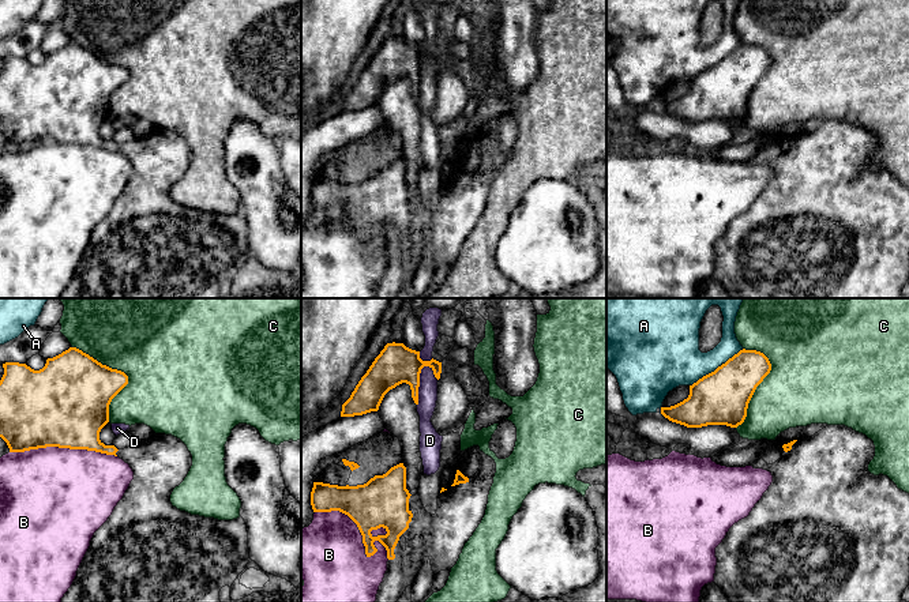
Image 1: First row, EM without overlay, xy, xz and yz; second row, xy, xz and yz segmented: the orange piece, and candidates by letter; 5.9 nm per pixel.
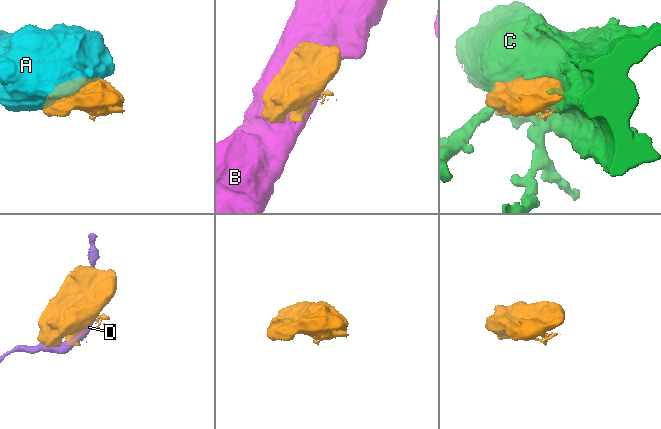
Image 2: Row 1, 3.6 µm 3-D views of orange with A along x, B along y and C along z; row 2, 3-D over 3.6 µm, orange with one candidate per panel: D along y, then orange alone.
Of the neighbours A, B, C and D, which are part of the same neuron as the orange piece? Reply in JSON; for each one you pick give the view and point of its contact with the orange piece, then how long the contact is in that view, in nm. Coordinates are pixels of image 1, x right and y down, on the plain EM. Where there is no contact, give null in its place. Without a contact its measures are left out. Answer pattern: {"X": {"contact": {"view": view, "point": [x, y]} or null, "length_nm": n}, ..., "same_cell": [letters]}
{"same_cell": []}

